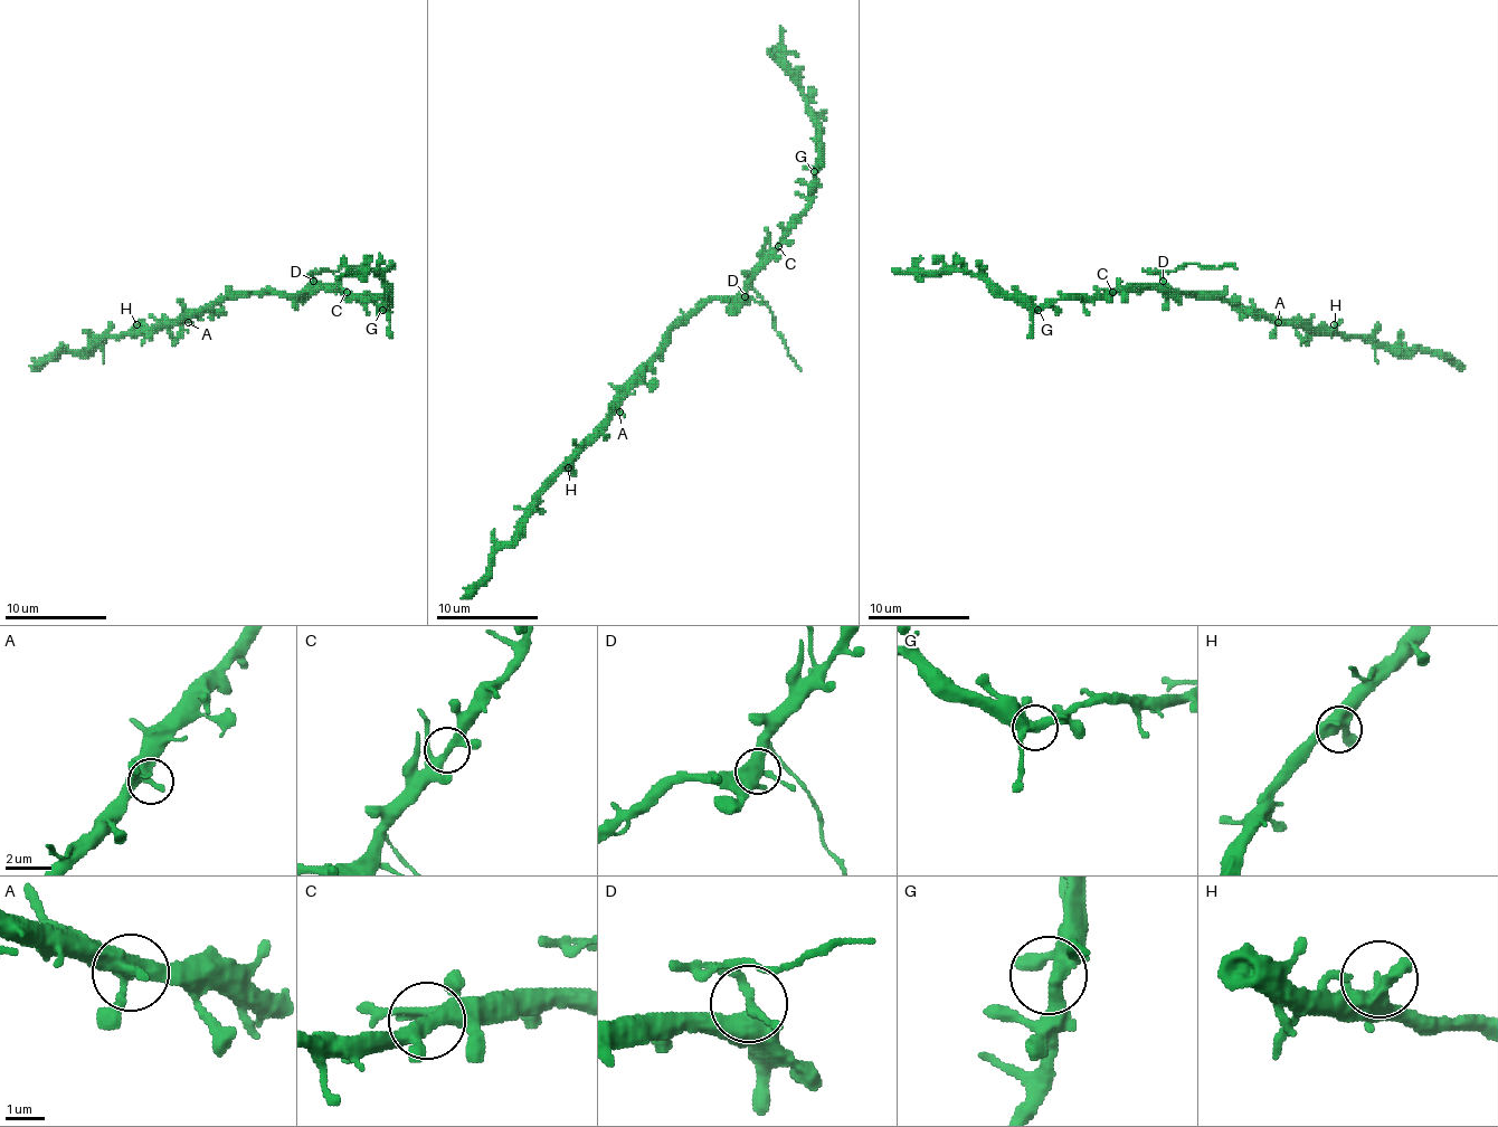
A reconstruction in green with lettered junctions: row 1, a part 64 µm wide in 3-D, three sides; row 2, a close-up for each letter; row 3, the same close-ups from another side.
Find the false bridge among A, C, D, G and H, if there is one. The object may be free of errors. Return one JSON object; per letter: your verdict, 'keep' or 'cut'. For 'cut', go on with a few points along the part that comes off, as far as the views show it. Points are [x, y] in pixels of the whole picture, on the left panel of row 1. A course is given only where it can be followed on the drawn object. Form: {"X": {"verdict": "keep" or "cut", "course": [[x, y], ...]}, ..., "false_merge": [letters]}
{"A": {"verdict": "keep"}, "C": {"verdict": "keep"}, "D": {"verdict": "cut", "course": [[313, 282], [315, 271], [335, 271], [343, 264], [369, 268]]}, "G": {"verdict": "keep"}, "H": {"verdict": "keep"}, "false_merge": ["D"]}

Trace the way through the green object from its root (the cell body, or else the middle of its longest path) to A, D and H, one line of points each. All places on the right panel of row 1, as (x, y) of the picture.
A: (1184, 294), (1222, 294), (1278, 322)
D: (1184, 294), (1166, 294), (1163, 282)
H: (1184, 294), (1222, 294), (1258, 314), (1270, 314), (1278, 320), (1306, 320), (1314, 328), (1334, 324)

